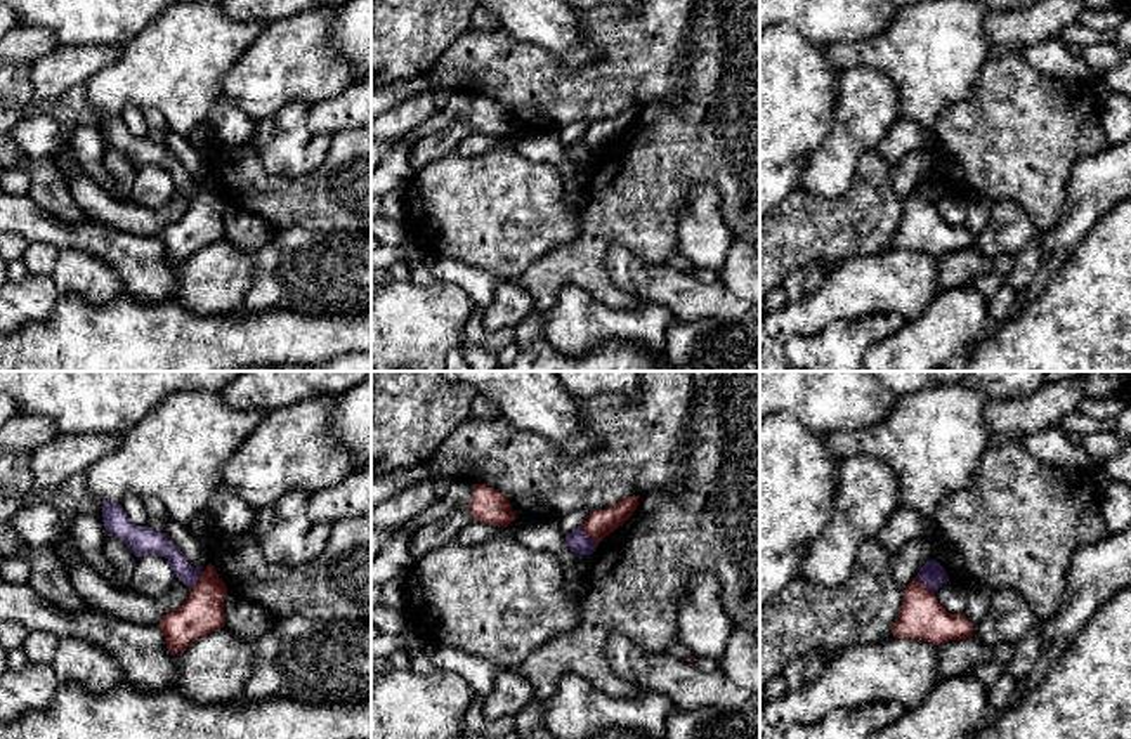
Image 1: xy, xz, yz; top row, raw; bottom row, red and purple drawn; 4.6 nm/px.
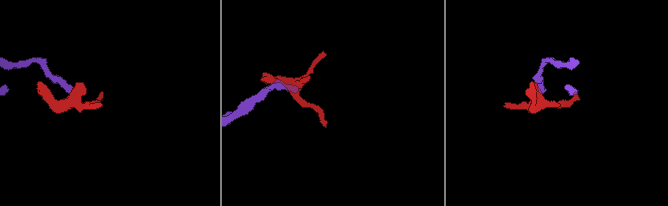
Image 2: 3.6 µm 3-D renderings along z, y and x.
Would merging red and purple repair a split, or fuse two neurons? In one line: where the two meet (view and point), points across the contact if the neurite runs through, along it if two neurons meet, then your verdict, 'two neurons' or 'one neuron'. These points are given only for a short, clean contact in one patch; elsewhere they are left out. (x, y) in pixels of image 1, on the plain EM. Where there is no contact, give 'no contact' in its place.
meets red in yz at (923, 196); border along yz (916, 188), (934, 205); two neurons

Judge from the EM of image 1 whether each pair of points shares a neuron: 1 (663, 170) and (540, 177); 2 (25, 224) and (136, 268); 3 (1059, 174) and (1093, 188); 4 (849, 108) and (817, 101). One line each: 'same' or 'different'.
1: different
2: same
3: different
4: different

